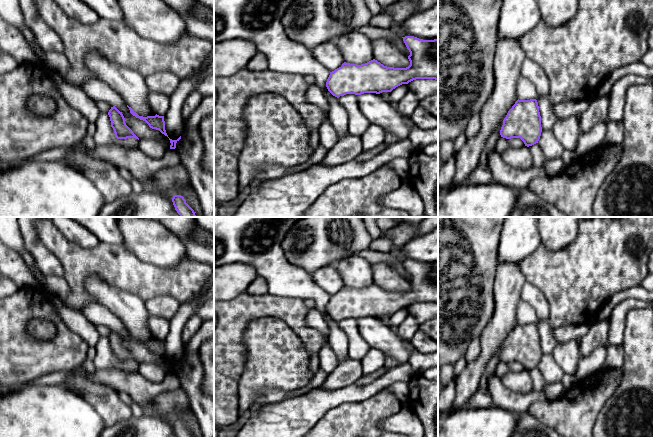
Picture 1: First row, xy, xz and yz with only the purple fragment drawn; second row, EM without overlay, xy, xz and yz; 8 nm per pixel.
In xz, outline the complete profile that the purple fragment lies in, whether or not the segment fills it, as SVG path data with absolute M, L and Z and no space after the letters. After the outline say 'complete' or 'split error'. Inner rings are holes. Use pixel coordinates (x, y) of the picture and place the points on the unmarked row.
M402 262L410 276L408 291L387 291L375 283L361 289L344 286L330 296L326 306L328 315L337 322L346 318L380 318L416 303L438 304L438 263Z; complete

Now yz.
M536 323L517 324L503 344L500 359L520 362L525 370L538 367L542 356L541 340Z; complete

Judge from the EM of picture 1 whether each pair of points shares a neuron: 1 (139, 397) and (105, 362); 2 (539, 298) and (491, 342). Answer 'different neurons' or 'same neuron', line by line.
1: different neurons
2: different neurons

